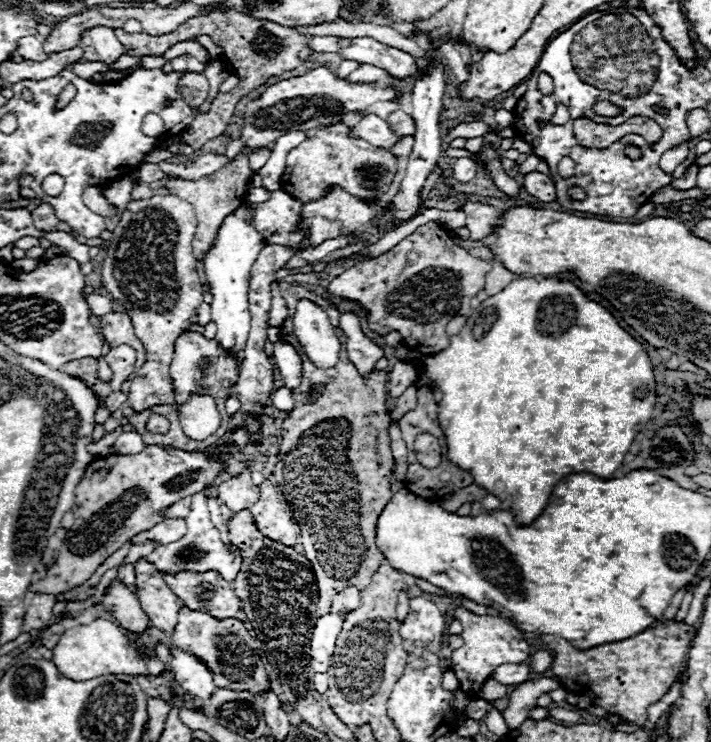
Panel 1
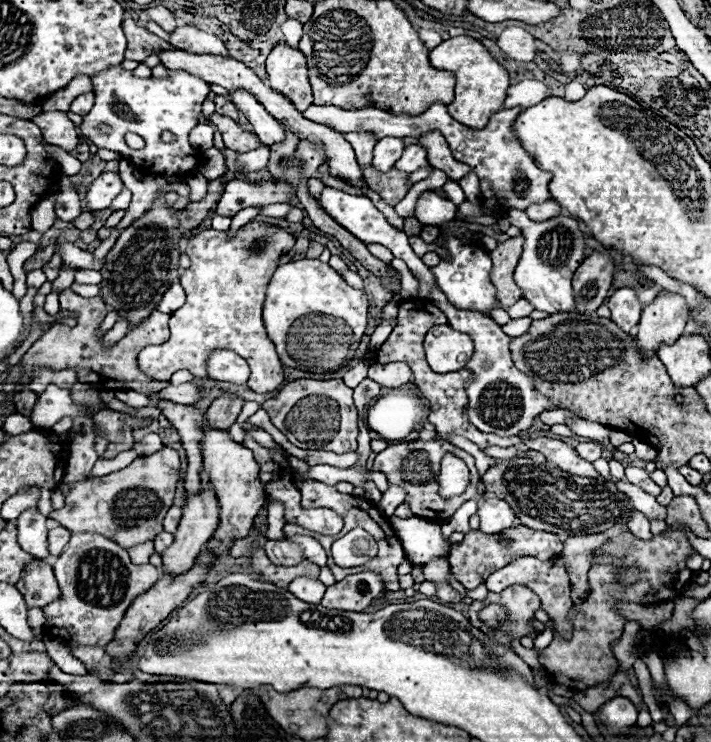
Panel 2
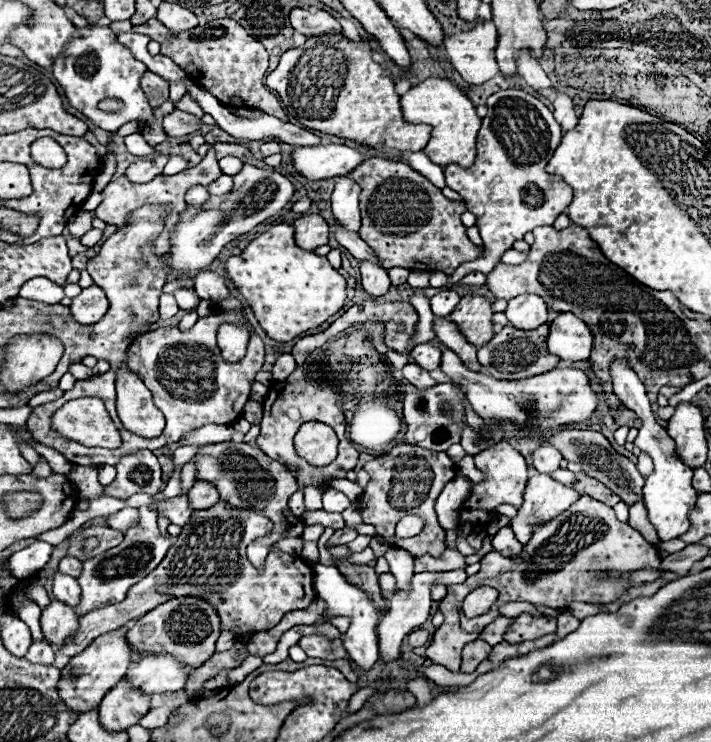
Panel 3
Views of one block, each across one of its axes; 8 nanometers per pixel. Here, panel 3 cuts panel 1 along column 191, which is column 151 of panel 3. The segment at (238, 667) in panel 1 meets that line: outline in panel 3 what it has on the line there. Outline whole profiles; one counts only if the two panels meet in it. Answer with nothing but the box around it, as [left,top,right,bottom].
[128,598,220,666]

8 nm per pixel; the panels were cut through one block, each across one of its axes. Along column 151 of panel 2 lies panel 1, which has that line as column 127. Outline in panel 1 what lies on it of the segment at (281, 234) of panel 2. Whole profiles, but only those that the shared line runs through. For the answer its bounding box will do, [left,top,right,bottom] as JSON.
[106,346,136,390]

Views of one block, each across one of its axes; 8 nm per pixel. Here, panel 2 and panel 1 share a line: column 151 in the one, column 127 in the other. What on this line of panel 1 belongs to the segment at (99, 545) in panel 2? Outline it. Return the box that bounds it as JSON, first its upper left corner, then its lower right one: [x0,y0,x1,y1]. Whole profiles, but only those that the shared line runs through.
[116,564,136,594]

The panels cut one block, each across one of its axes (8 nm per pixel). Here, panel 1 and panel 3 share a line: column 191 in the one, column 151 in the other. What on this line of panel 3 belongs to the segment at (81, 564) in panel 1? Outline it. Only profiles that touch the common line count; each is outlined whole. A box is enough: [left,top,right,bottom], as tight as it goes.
[104,450,162,500]

